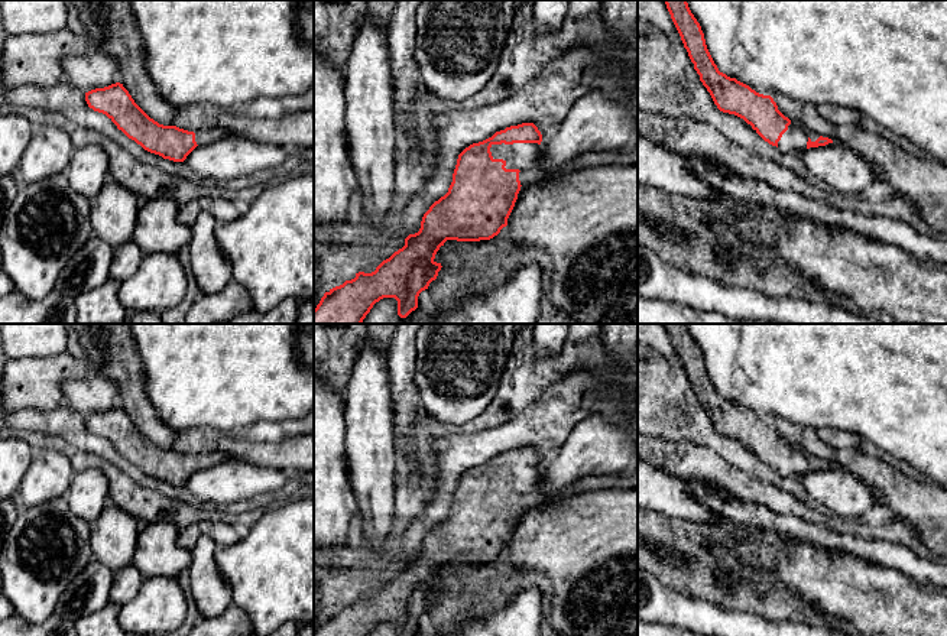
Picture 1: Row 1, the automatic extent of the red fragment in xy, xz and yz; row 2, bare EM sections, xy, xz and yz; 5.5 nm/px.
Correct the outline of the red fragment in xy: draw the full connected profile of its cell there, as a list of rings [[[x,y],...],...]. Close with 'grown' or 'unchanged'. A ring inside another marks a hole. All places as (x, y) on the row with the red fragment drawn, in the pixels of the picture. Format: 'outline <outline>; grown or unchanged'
outline [[[120,82],[85,93],[85,101],[94,111],[106,114],[119,130],[145,150],[173,162],[184,162],[197,146],[233,136],[221,127],[188,132],[176,126],[159,124],[134,103]]]; grown

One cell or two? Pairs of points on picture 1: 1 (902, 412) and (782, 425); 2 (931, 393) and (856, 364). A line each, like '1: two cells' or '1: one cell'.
1: two cells
2: one cell

